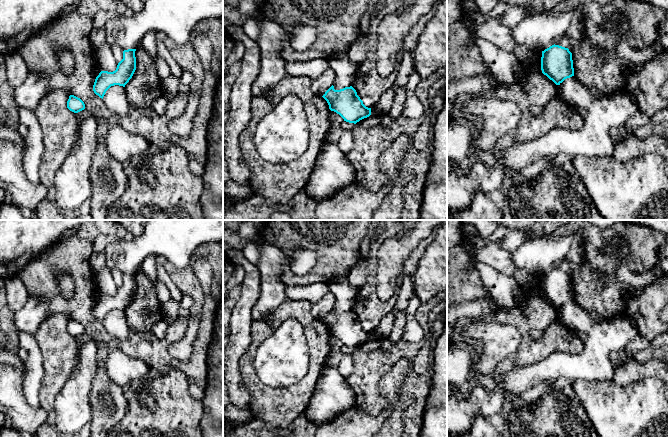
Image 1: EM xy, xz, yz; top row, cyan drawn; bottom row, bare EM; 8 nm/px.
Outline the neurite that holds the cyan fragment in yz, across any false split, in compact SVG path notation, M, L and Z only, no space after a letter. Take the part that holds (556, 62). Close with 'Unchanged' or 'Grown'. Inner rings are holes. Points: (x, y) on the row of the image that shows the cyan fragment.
M552 45L542 51L541 70L556 85L574 76L572 53L568 48Z. Unchanged

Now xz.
M332 85L322 97L327 101L329 109L339 114L346 122L356 124L371 115L371 108L363 104L352 86L335 90Z. Unchanged

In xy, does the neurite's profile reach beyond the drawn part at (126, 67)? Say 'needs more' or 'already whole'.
already whole

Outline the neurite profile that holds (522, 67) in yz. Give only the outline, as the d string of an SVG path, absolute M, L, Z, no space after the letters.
M518 61L515 67L516 75L519 77L527 77L527 72L531 67L531 62Z

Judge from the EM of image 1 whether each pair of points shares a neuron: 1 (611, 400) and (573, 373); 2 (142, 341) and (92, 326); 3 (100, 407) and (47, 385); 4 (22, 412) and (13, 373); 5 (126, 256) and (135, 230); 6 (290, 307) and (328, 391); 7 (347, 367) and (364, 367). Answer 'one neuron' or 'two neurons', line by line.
1: two neurons
2: one neuron
3: two neurons
4: one neuron
5: two neurons
6: two neurons
7: two neurons

